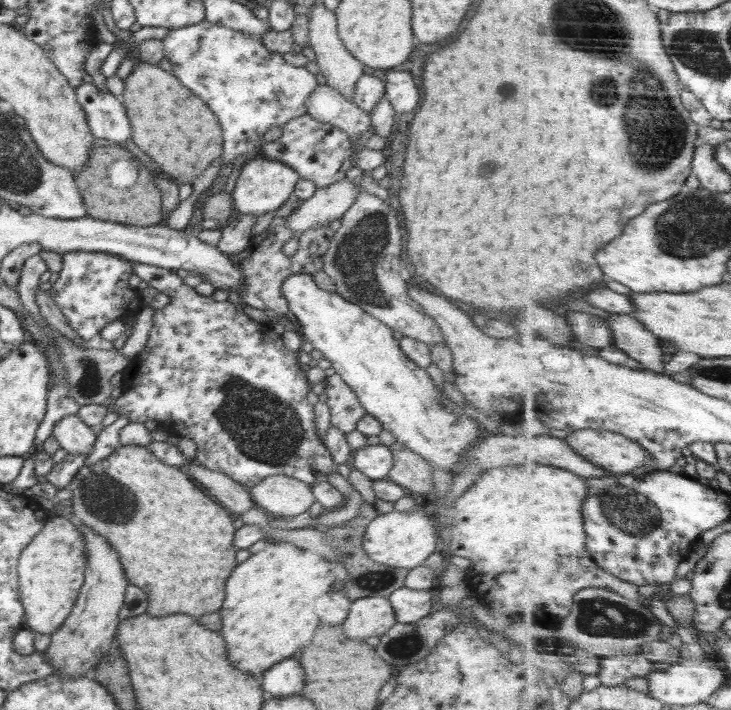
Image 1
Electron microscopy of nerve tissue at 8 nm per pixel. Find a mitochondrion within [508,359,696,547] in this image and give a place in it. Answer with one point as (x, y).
(627, 510)

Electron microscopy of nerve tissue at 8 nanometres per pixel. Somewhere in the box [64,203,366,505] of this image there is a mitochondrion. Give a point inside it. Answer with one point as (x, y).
(264, 429)

